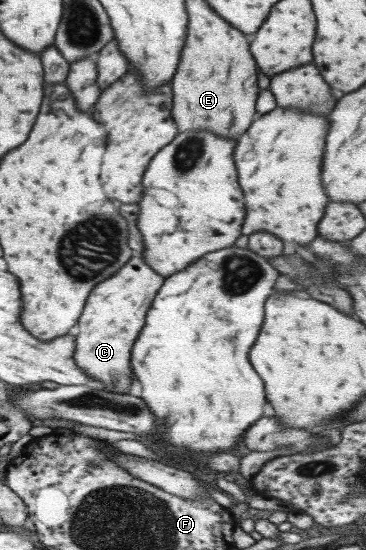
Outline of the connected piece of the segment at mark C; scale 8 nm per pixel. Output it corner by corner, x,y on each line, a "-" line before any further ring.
140,251
133,252
132,258
112,276
92,287
73,329
78,368
98,380
103,391
122,394
128,392
134,378
128,364
130,348
145,324
147,310
164,279
145,263

